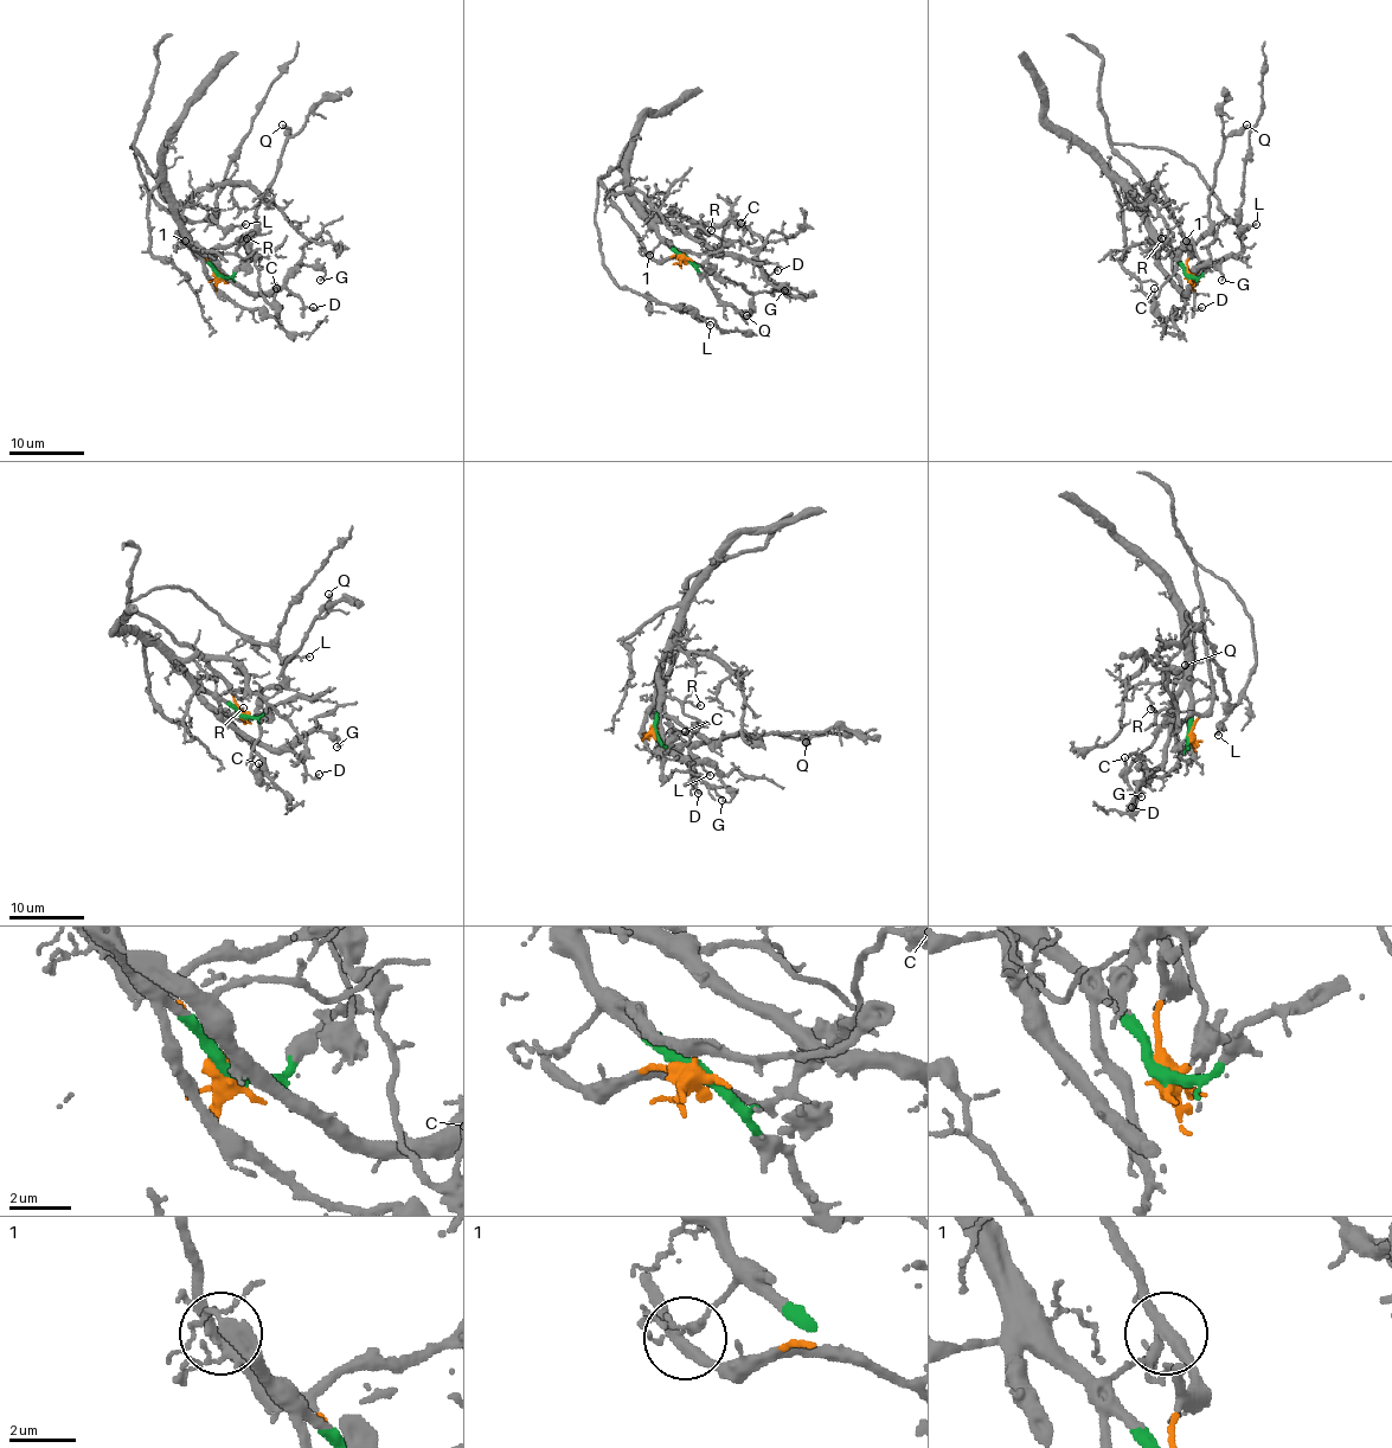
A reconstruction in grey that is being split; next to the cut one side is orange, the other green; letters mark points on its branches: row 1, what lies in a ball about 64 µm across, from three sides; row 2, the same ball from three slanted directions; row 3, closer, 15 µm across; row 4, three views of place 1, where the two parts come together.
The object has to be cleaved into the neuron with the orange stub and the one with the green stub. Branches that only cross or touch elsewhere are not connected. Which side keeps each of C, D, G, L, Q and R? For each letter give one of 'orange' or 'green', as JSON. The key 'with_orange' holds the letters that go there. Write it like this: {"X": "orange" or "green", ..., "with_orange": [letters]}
{"C": "orange", "D": "green", "G": "green", "L": "orange", "Q": "orange", "R": "green", "with_orange": ["C", "L", "Q"]}

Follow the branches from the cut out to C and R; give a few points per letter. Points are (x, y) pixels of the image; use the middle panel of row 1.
C: (685, 256), (669, 256), (690, 258), (698, 263), (707, 260), (722, 243), (725, 228), (741, 223)
R: (685, 256), (658, 232), (656, 224), (669, 223), (711, 230)

